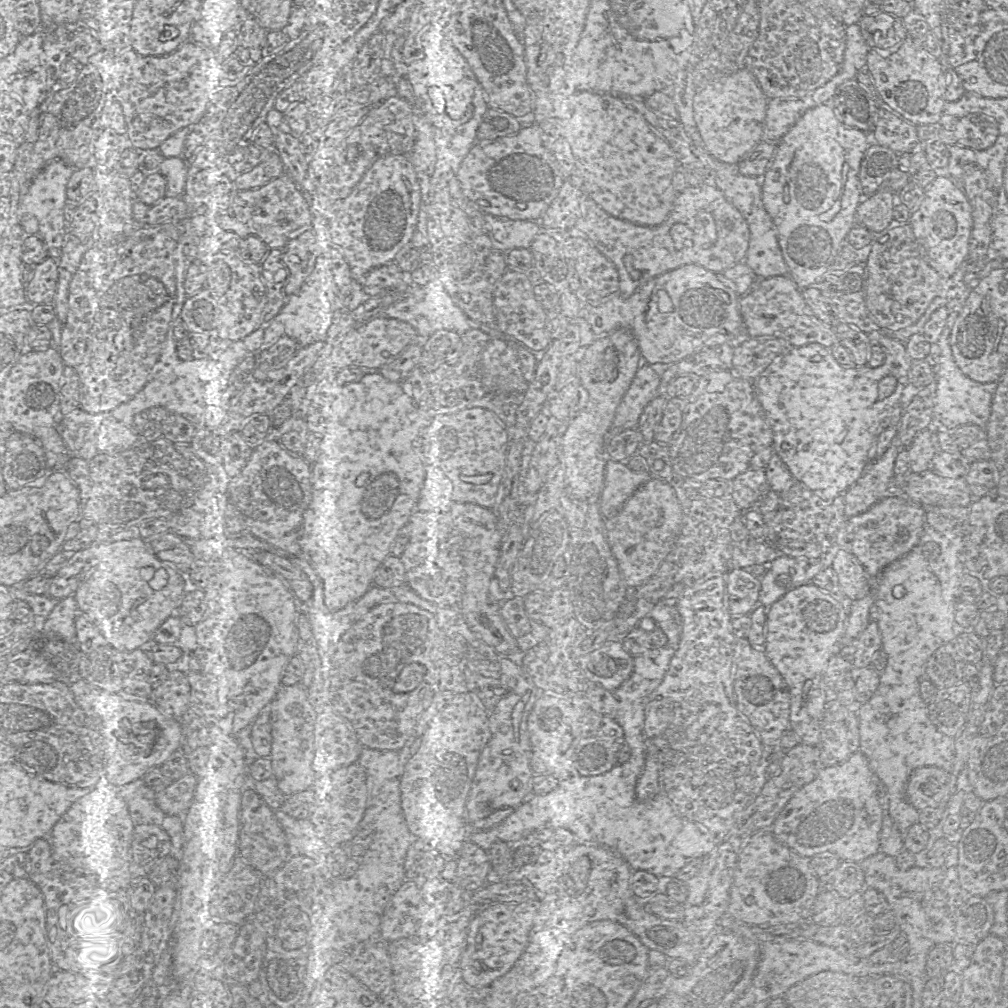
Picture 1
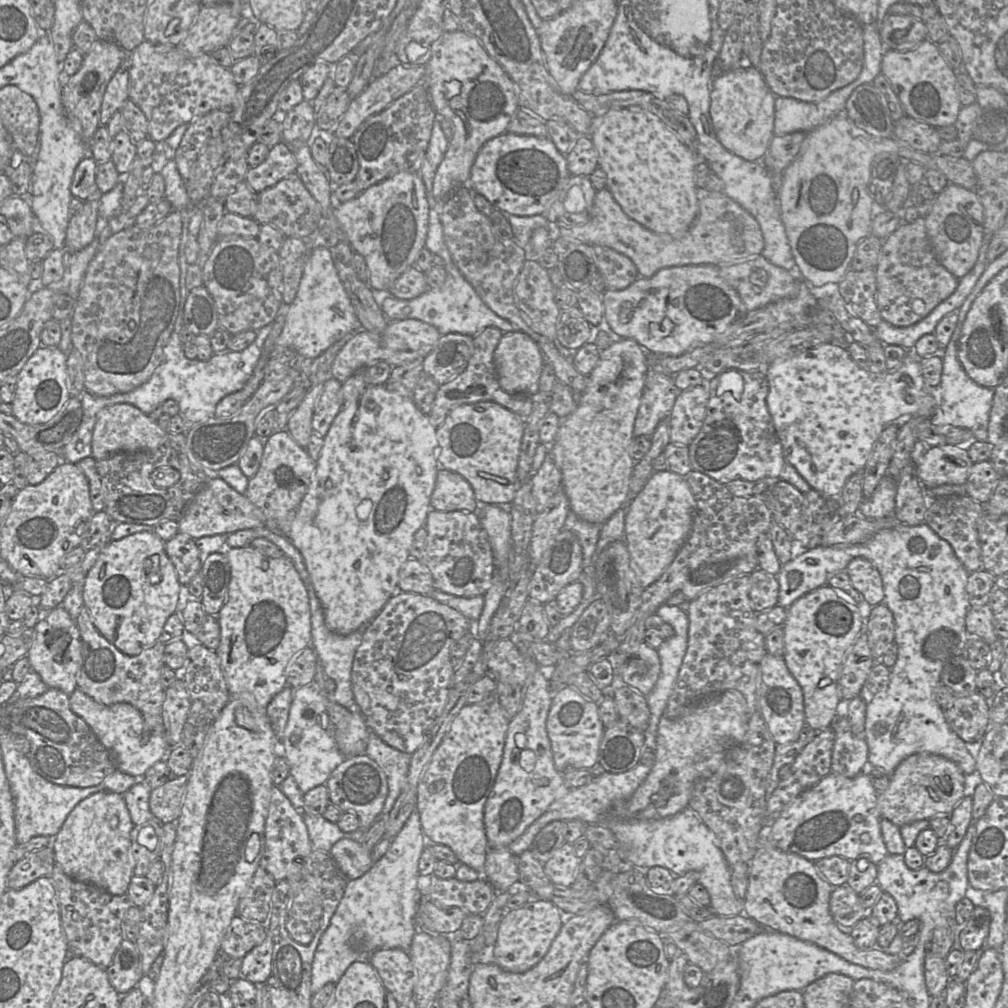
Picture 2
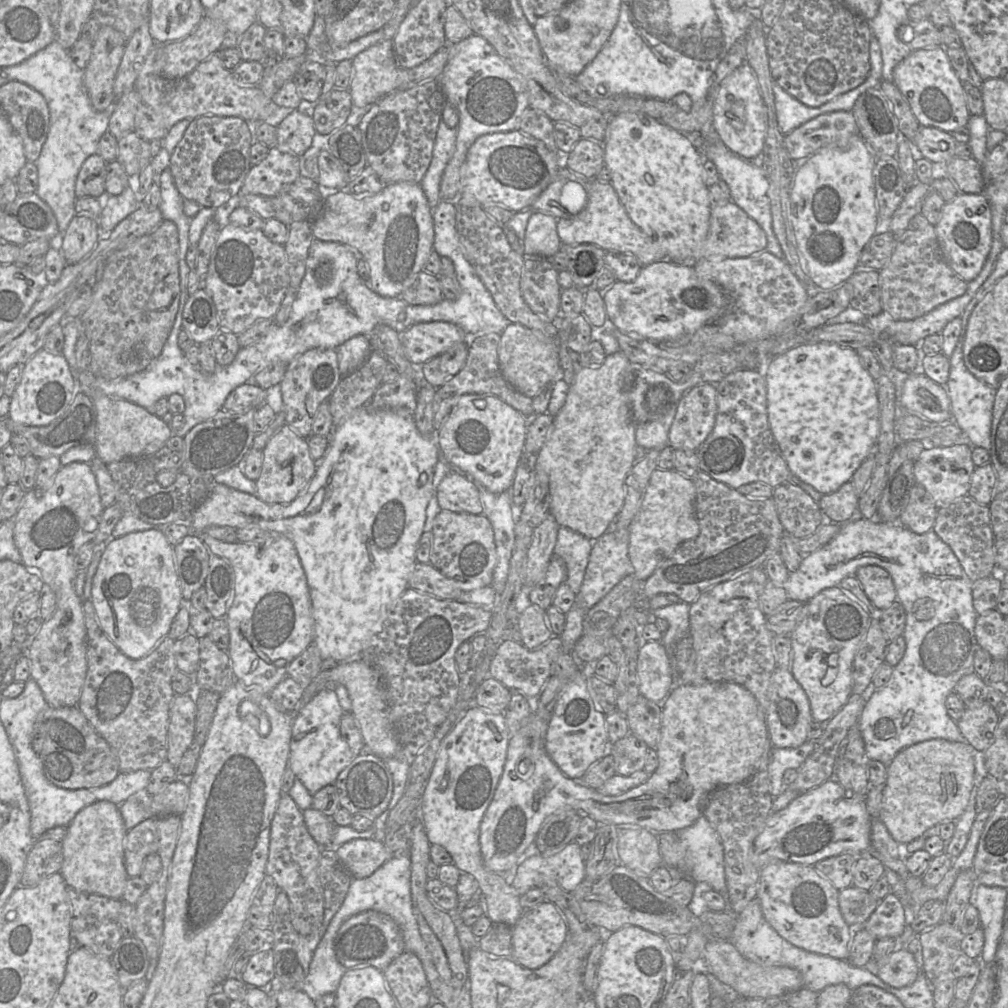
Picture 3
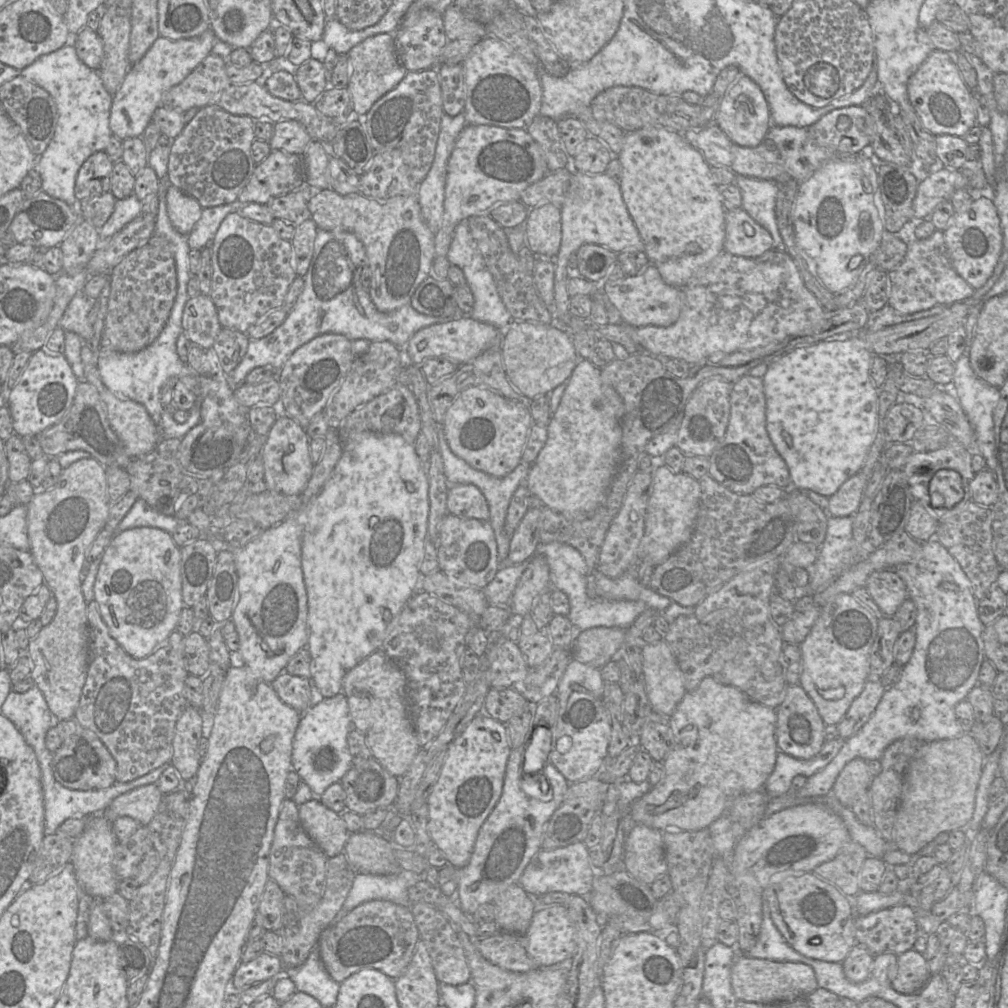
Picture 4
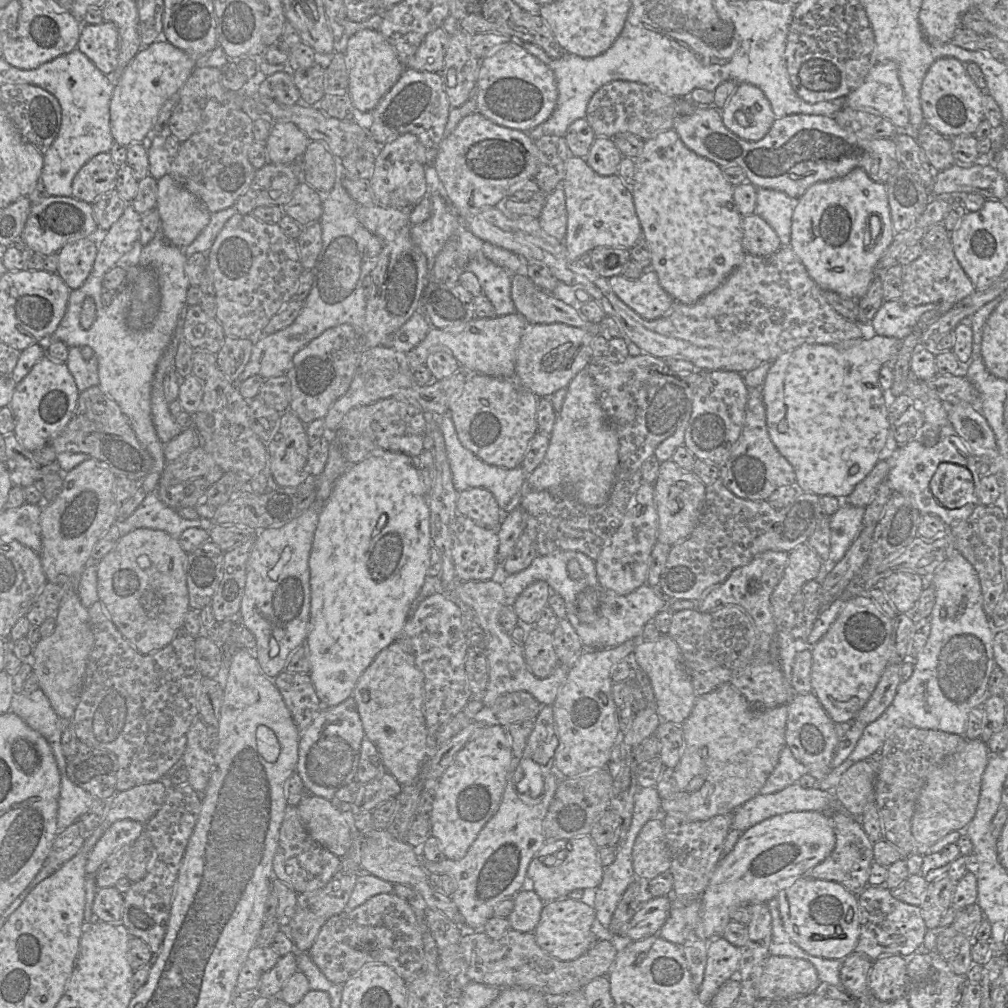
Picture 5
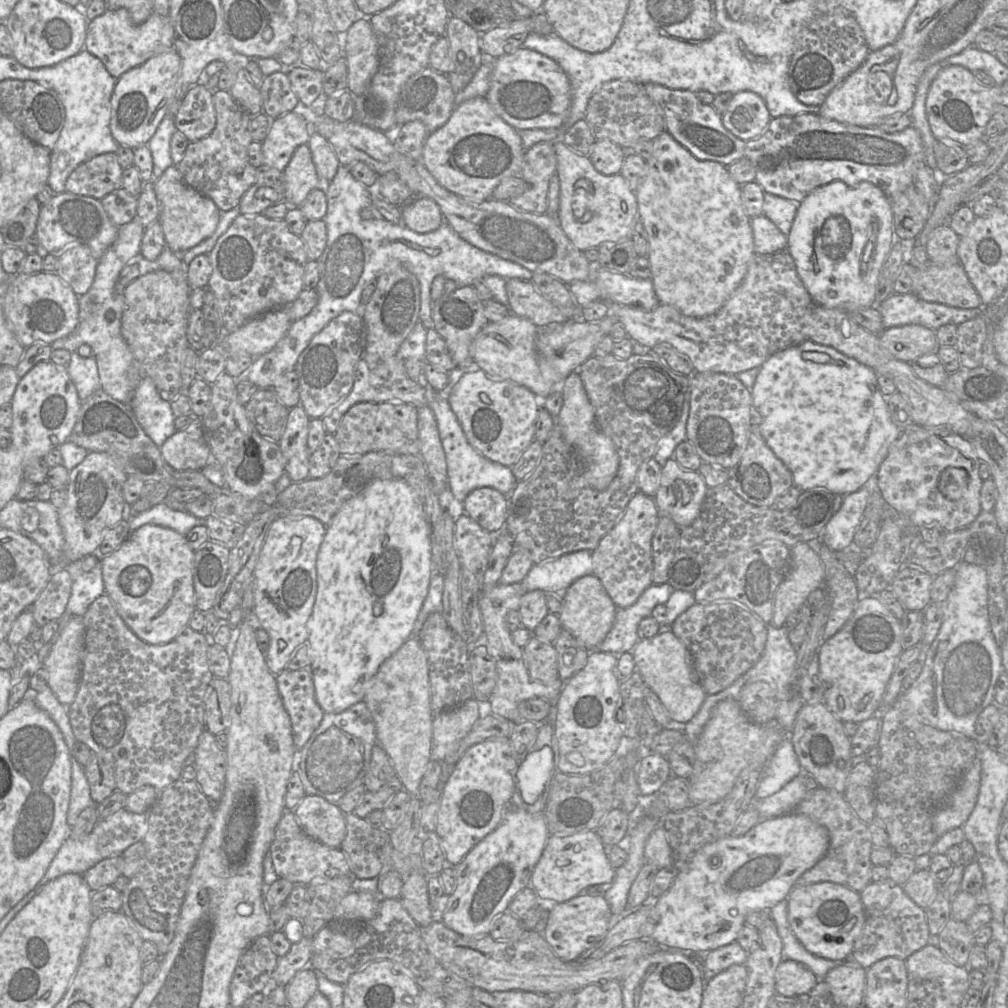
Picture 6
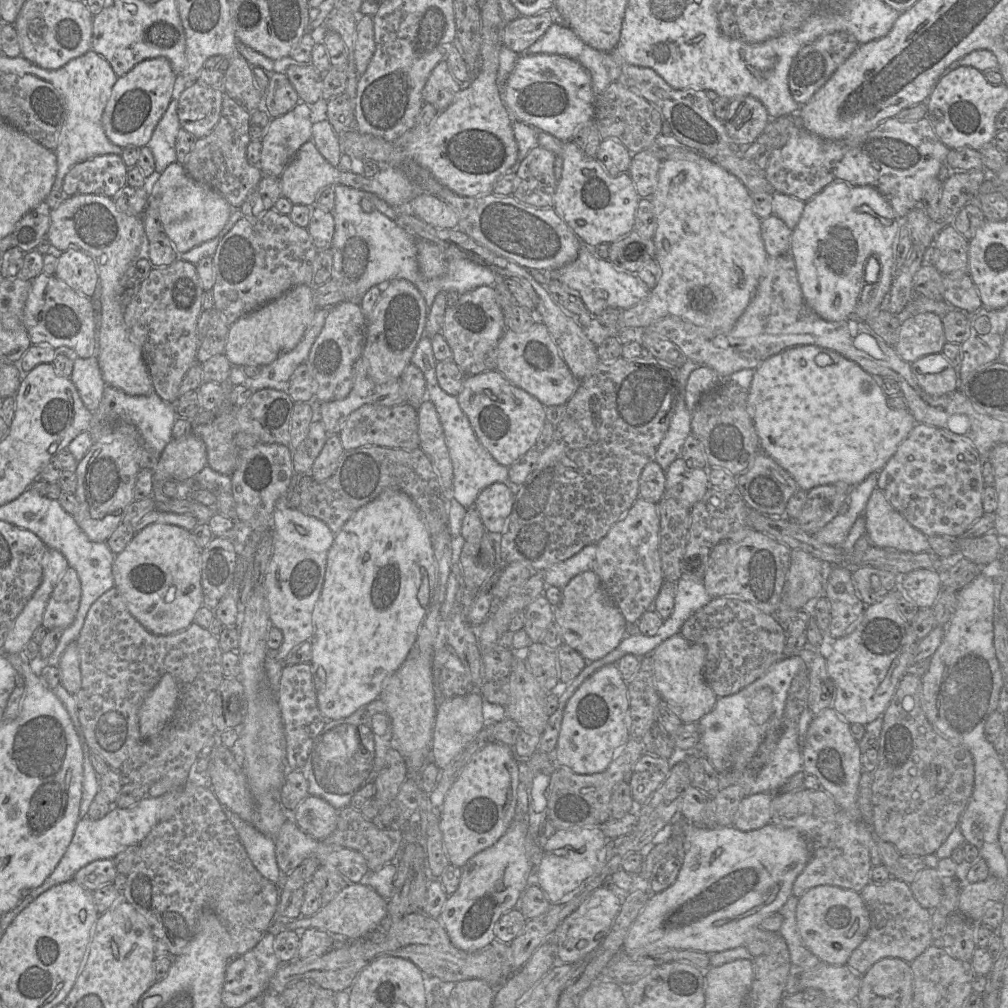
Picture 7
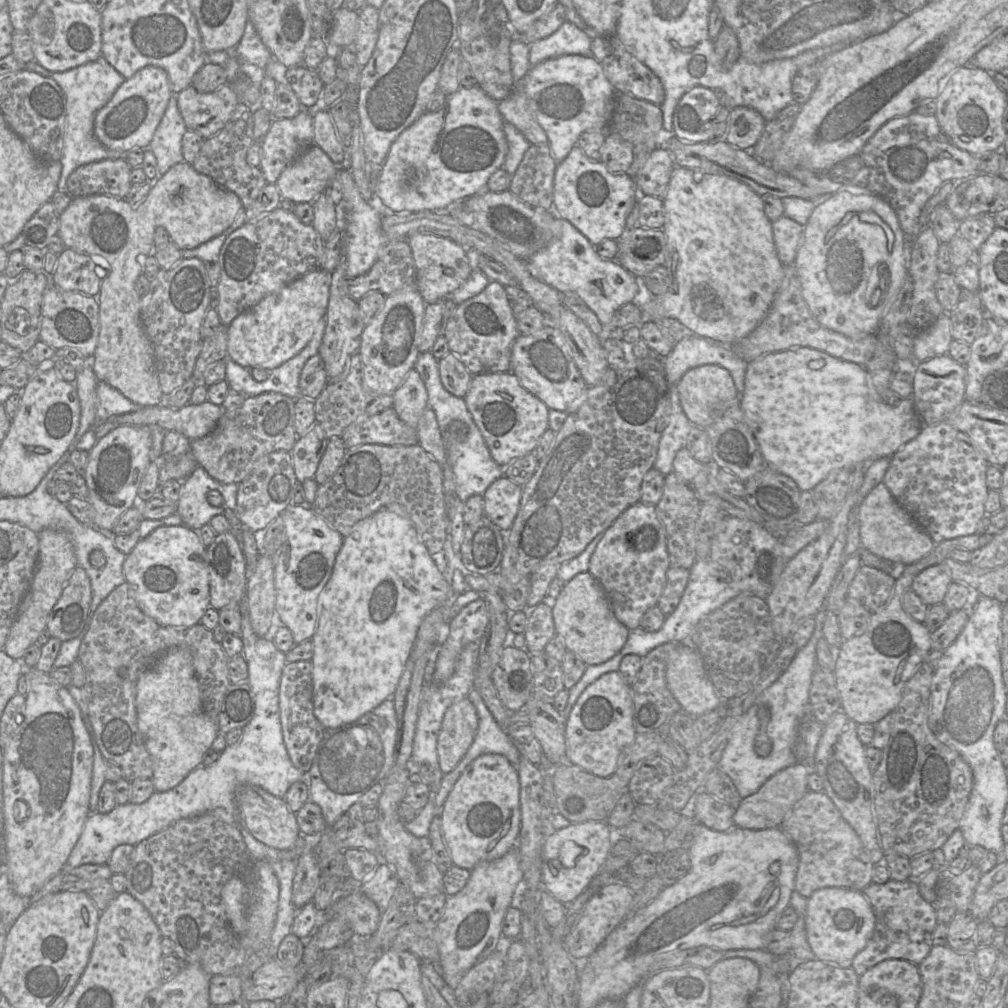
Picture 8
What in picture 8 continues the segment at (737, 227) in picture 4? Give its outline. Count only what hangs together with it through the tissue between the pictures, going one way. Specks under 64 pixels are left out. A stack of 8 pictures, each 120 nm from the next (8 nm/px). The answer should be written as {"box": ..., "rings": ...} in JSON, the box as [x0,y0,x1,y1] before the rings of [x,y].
{"box":[772,215,804,265],"rings":[[[783,215],[772,222],[773,238],[780,261],[794,265],[797,251],[802,243],[804,226]]]}

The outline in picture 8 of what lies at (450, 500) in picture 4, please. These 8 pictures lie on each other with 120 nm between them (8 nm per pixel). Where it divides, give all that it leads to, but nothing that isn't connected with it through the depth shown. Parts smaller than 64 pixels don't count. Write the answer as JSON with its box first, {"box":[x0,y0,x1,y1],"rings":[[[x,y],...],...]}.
{"box":[484,476,522,531],"rings":[[[505,476],[496,479],[484,492],[484,515],[502,531],[508,531],[517,515],[522,486]]]}

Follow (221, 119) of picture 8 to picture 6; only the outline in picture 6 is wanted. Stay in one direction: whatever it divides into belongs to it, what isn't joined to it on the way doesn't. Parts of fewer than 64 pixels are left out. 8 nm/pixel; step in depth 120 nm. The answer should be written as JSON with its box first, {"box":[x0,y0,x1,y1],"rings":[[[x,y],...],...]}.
{"box":[174,83,215,142],"rings":[[[201,83],[196,84],[186,93],[174,116],[176,129],[182,132],[189,142],[206,137],[215,128],[213,91]]]}

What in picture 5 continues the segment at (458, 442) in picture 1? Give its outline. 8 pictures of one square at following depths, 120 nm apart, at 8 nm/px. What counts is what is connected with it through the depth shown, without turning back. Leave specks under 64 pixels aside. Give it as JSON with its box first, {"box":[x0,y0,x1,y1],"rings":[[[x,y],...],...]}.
{"box":[449,374,539,469],"rings":[[[470,374],[461,395],[450,405],[449,416],[460,443],[483,462],[512,469],[521,465],[531,439],[537,433],[536,409],[539,397],[516,379]]]}

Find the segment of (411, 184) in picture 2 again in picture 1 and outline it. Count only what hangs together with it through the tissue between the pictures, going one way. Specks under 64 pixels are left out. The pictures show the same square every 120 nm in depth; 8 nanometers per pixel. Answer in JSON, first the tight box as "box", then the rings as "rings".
{"box":[311,153,421,276],"rings":[[[392,153],[378,159],[364,174],[350,195],[344,200],[332,201],[318,192],[311,196],[312,226],[321,247],[321,255],[329,260],[334,257],[334,243],[329,227],[329,210],[338,212],[340,234],[336,248],[351,267],[361,269],[366,276],[373,269],[395,262],[398,252],[411,243],[418,223],[421,189],[417,172],[408,153]]]}

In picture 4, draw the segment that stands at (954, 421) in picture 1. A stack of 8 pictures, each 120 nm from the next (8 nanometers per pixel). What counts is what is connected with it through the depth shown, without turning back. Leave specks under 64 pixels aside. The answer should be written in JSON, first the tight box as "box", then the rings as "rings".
{"box":[950,349,1000,471],"rings":[[[964,349],[955,362],[955,371],[950,390],[958,399],[975,432],[974,449],[969,450],[972,455],[980,453],[987,462],[987,468],[995,471],[997,465],[994,431],[994,409],[1000,398],[1000,388],[995,387],[980,378],[970,364],[970,351]]]}

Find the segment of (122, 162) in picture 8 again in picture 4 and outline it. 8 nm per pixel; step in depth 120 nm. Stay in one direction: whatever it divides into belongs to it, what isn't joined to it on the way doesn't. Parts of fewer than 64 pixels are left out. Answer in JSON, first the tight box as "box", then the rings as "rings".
{"box":[74,151,113,200],"rings":[[[105,151],[96,152],[88,157],[76,176],[74,194],[77,200],[110,191],[113,164]]]}

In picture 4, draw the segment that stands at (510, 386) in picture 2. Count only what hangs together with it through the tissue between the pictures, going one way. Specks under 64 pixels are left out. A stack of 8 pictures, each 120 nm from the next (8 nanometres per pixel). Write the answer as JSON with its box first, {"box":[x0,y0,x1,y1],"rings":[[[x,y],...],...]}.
{"box":[501,319,578,399],"rings":[[[513,319],[503,331],[501,353],[511,385],[528,399],[551,393],[570,378],[578,362],[571,337],[563,327]]]}

